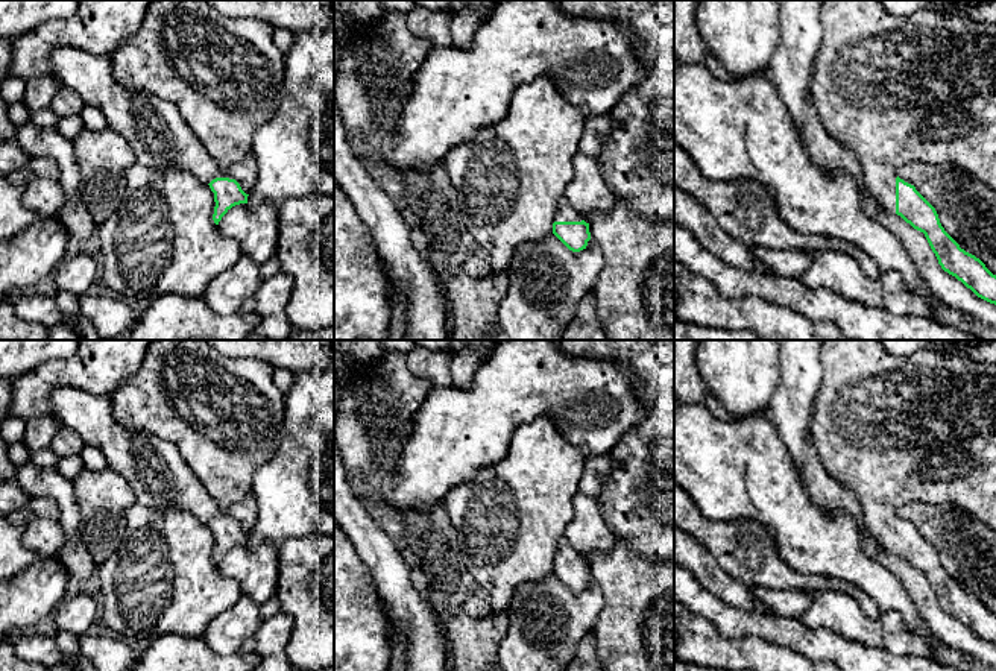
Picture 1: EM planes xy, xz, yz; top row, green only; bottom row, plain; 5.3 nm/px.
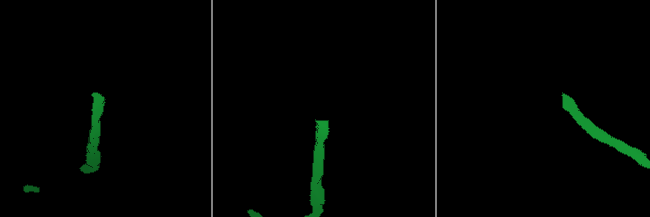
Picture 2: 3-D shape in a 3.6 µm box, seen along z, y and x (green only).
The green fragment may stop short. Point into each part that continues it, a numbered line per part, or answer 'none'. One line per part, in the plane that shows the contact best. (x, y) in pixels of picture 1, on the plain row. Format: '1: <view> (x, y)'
1: yz (922, 428)

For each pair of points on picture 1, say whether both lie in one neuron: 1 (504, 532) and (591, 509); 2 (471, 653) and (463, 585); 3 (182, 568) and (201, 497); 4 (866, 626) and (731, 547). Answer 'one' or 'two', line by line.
1: two
2: one
3: two
4: two

